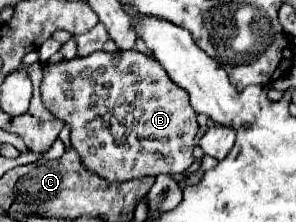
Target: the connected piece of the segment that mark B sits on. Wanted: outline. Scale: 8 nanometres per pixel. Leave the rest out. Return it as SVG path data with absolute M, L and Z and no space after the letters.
M138 50L98 52L86 58L76 56L58 64L44 64L42 102L54 118L70 126L70 144L86 170L108 182L128 182L140 176L158 174L174 176L186 172L194 164L192 152L196 146L198 122L188 102L188 94L166 76L166 70L154 58Z

